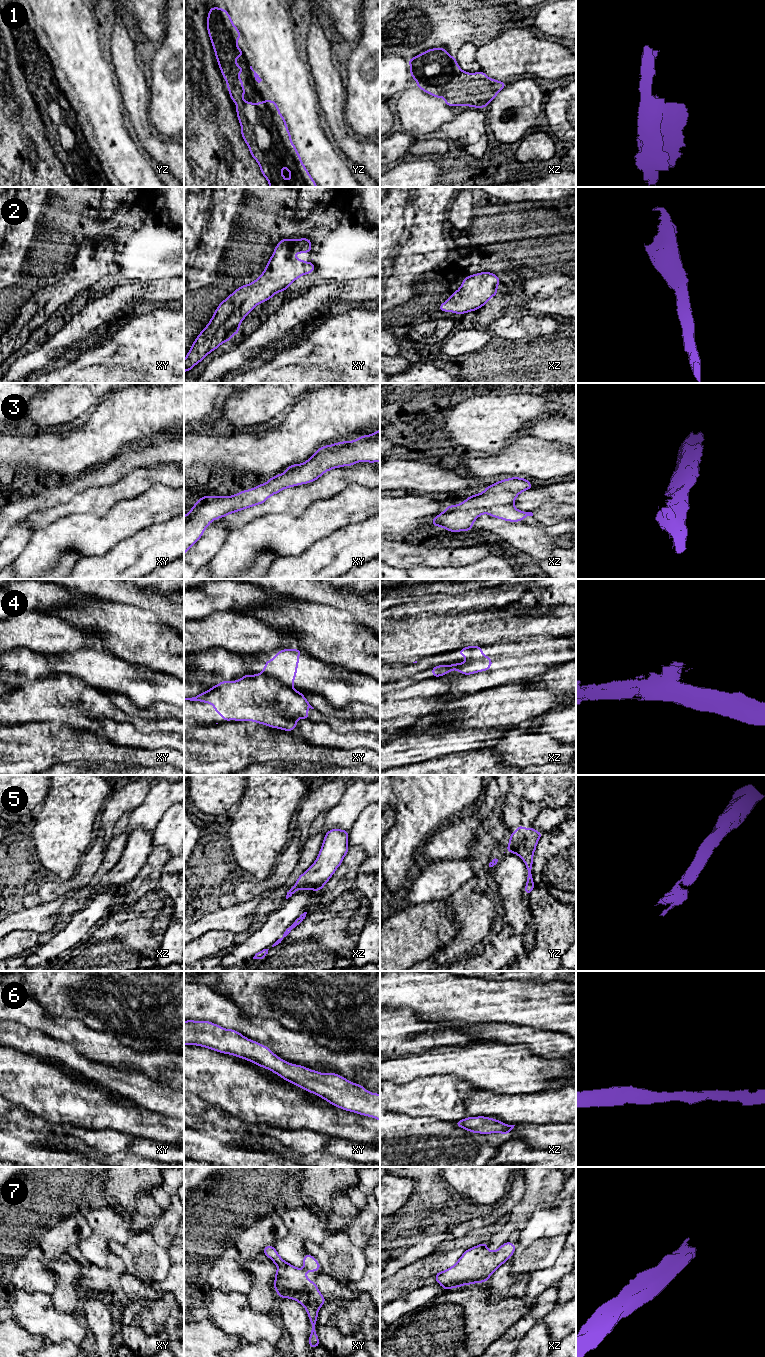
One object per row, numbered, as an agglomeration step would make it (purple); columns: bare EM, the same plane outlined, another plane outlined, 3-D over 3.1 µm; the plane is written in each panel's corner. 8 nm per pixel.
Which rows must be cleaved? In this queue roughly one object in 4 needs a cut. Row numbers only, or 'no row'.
4

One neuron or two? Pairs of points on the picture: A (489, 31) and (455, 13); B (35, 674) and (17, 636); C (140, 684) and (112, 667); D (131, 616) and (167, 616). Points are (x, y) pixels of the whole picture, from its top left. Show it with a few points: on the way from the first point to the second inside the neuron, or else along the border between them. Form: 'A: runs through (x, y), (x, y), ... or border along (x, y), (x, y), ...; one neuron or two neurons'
A: runs through (481, 23), (475, 20), (463, 19); one neuron
B: border along (10, 650), (30, 649), (46, 654); two neurons
C: runs through (133, 681), (119, 674); one neuron
D: border along (161, 620), (173, 628); two neurons

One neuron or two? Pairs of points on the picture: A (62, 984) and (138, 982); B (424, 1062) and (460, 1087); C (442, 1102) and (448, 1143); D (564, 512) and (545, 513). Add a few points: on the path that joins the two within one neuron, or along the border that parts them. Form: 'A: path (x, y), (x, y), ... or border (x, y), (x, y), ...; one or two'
A: path (81, 982), (119, 982); one
B: border (418, 1077), (455, 1075), (464, 1080); two
C: border (437, 1118), (451, 1121); two
D: path (559, 512), (550, 513); one

